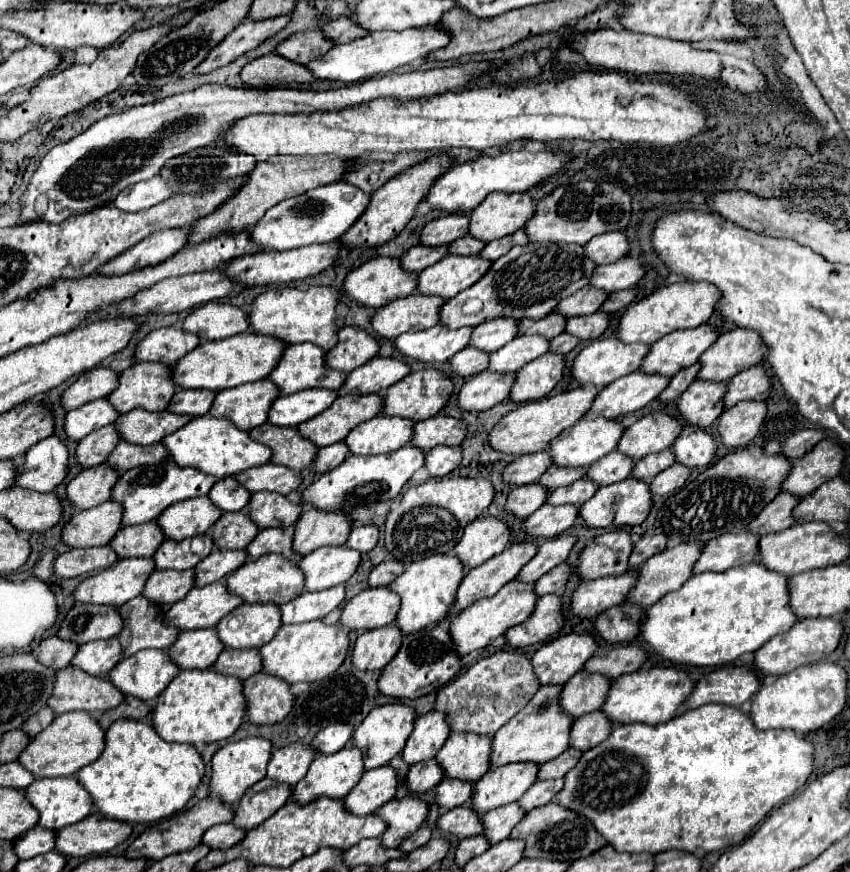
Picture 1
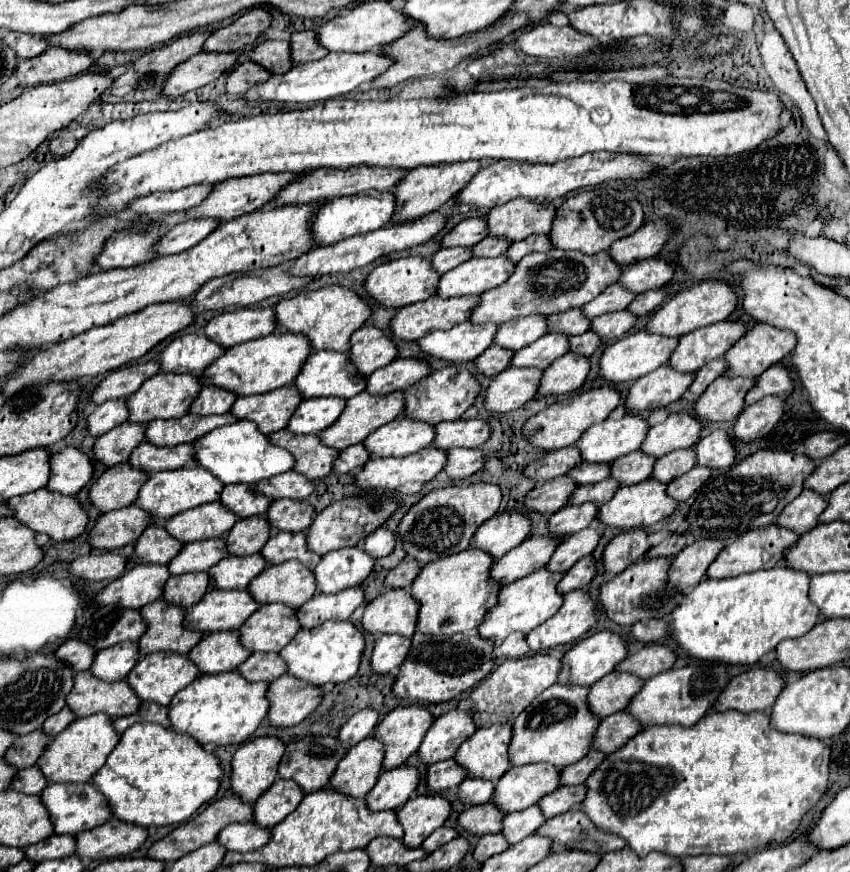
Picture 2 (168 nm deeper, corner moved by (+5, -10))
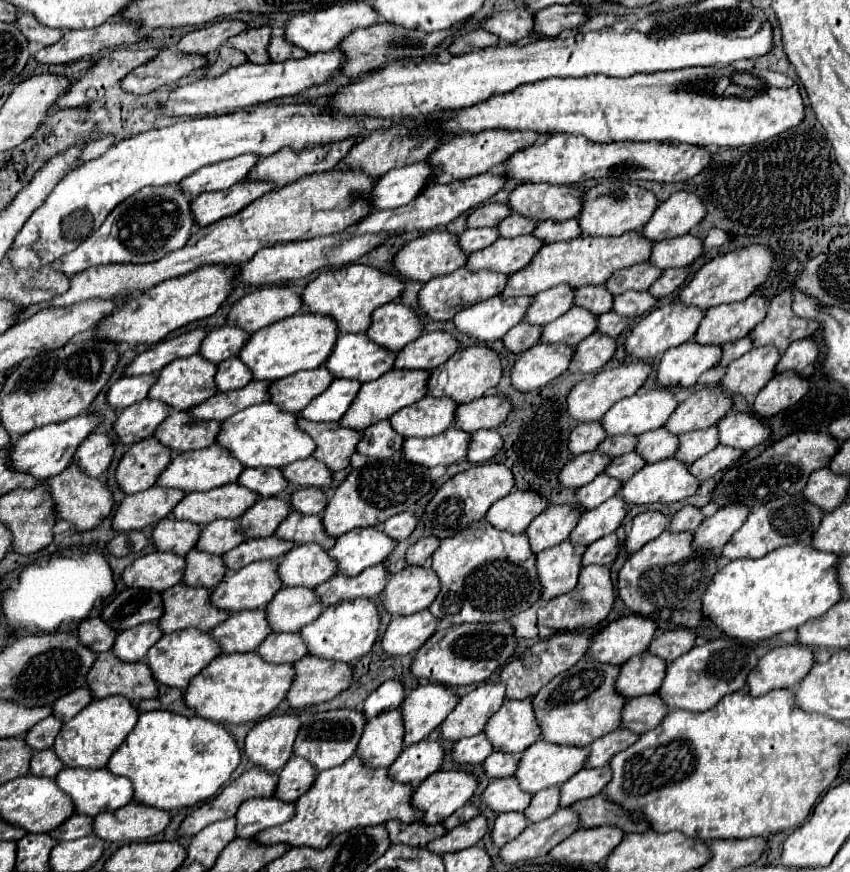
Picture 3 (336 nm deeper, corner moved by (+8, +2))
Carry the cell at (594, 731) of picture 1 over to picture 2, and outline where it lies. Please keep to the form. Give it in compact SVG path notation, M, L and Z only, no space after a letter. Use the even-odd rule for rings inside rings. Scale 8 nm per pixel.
M627 712L611 714L599 722L597 732L593 734L591 748L599 750L603 754L611 754L611 752L619 750L639 730L641 730L641 726L637 724L635 718L631 718L631 714L627 714Z

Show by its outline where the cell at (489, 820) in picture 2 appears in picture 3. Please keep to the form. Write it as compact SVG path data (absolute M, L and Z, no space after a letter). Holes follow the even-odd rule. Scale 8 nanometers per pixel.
M516 776L492 780L482 794L482 802L494 812L524 812L524 808L528 808L528 800L532 800L532 794L520 792Z

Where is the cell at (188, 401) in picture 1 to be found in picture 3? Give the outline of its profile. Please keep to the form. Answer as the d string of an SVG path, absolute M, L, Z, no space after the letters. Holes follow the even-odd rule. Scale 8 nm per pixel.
M230 356L228 360L218 364L216 372L216 386L220 392L238 390L244 388L248 382L252 382L250 368L240 360L240 356Z

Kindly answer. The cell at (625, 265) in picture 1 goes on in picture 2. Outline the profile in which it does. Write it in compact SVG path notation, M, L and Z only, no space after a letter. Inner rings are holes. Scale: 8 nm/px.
M649 258L649 260L639 260L635 264L627 264L621 270L617 282L623 284L623 288L627 288L629 292L641 294L653 288L661 288L665 282L671 280L671 276L673 276L671 264L657 258Z

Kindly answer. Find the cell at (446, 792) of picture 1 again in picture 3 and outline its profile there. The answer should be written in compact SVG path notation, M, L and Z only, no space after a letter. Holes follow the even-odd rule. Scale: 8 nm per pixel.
M492 752L486 762L484 762L484 772L490 778L504 778L504 776L512 776L516 772L516 760L520 760L520 756L514 754L506 754L506 752Z

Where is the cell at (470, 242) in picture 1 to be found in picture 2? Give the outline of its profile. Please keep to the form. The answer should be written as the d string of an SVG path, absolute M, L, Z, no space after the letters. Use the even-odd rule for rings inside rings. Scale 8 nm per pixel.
M487 236L483 238L479 244L475 244L471 248L471 252L475 252L475 258L487 258L487 256L501 256L507 250L509 242L505 238L493 238Z

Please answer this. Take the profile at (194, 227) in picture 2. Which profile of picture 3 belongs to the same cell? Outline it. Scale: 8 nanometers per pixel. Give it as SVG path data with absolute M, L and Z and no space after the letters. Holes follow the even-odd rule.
M242 182L228 190L204 192L192 200L192 212L198 226L208 226L218 222L220 218L238 214L248 206L248 202L254 202L256 198L272 190L276 190L272 182Z

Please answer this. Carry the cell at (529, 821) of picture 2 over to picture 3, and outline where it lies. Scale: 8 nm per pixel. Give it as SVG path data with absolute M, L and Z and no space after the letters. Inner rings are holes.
M552 786L552 788L544 788L540 792L534 794L528 810L524 812L528 816L530 822L538 822L544 820L548 816L552 816L558 808L560 808L560 788Z

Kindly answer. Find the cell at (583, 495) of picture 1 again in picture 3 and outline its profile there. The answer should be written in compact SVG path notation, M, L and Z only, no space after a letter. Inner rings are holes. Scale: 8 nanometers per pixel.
M630 452L630 454L624 454L624 456L618 456L604 472L612 478L618 478L622 482L630 480L640 468L644 468L646 462L644 458L638 454L638 452Z

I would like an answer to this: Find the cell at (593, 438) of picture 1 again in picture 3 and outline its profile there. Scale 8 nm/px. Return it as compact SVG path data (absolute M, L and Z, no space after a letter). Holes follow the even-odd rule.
M668 388L642 390L616 402L602 418L602 426L606 428L608 436L640 436L644 432L664 426L668 416L672 416L672 412L678 408L678 404L680 402L676 400L674 392Z

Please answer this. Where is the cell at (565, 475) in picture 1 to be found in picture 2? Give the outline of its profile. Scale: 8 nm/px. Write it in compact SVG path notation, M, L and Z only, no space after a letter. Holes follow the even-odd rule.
M577 464L575 468L571 468L567 472L567 476L577 484L593 484L593 482L601 482L609 476L609 464Z

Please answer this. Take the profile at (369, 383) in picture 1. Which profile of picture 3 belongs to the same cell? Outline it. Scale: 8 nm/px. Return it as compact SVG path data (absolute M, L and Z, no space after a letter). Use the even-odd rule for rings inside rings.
M440 330L428 332L398 352L394 368L432 370L444 364L444 360L448 360L458 350L460 350L460 342L452 334Z

